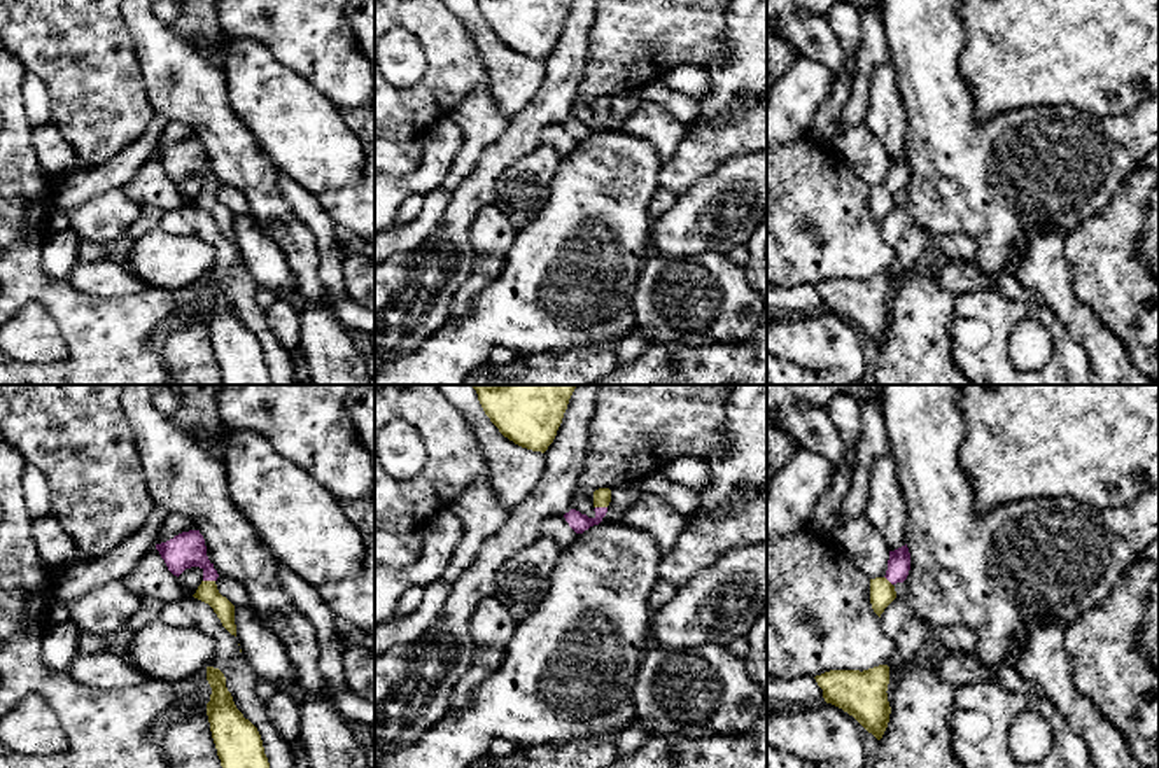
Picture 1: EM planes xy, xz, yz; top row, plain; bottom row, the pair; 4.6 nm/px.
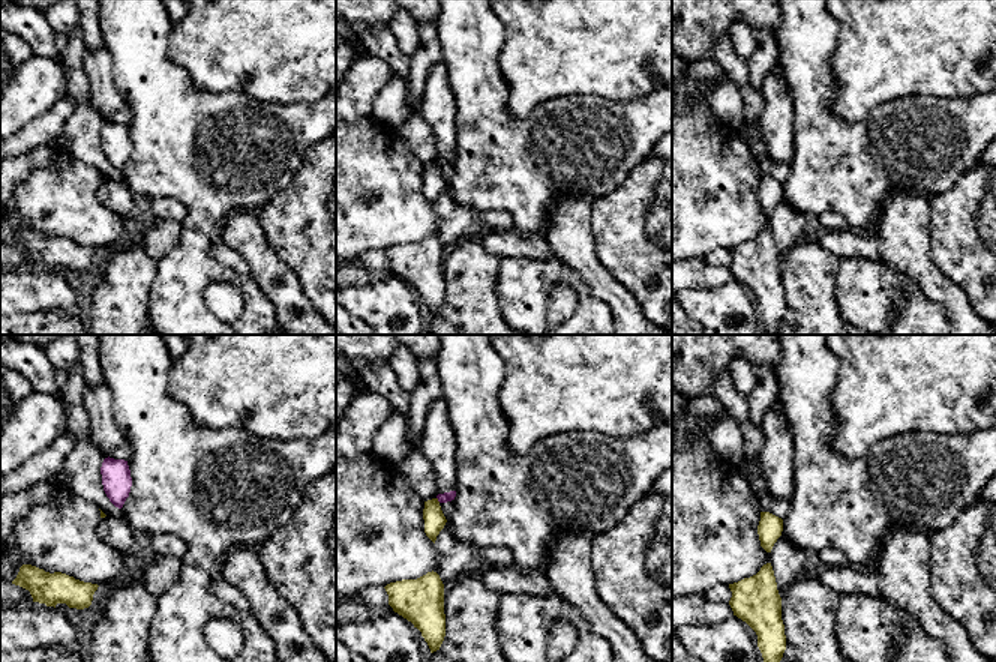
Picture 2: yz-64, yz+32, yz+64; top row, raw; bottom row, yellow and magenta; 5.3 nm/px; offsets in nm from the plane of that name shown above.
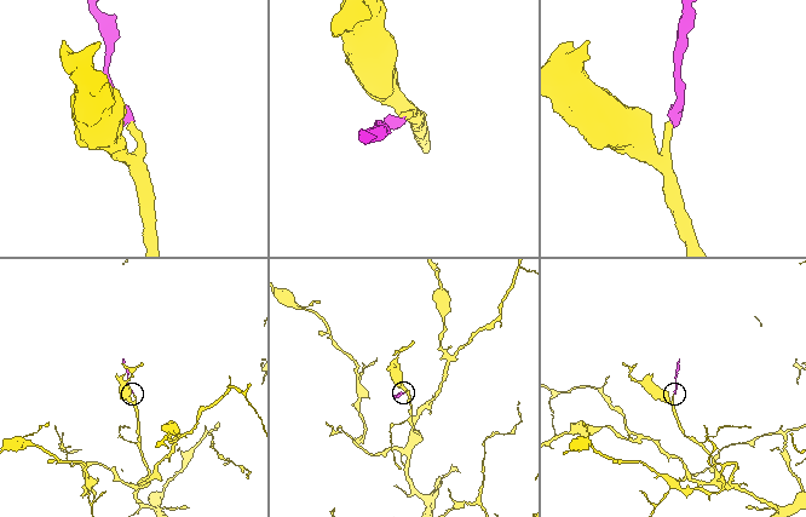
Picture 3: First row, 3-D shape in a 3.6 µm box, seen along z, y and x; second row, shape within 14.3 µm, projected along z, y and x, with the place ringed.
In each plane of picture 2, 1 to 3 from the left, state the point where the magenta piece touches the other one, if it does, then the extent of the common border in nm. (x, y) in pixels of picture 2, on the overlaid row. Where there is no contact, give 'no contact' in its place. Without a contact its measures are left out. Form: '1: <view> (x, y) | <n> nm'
1: no contact
2: yz+32 (437, 500) | 40 nm
3: no contact

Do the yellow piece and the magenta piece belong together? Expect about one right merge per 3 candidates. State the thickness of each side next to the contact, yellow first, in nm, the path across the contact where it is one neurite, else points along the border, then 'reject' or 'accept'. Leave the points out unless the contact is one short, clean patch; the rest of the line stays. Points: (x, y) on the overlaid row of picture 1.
100/160 nm | across xy (207, 592), (209, 581), (209, 569), (186, 550) | accept

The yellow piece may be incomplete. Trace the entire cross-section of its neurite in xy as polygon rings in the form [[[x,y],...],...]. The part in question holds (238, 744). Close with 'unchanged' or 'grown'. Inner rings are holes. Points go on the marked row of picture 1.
[[[207,667],[212,688],[207,716],[222,768],[270,768],[257,728],[236,709],[219,668]]]; unchanged

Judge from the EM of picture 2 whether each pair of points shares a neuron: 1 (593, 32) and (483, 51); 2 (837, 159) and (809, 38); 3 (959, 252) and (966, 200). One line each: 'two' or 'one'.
1: two
2: one
3: one

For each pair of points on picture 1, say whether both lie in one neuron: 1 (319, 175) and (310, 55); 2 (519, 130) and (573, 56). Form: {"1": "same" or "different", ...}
{"1": "different", "2": "same"}

